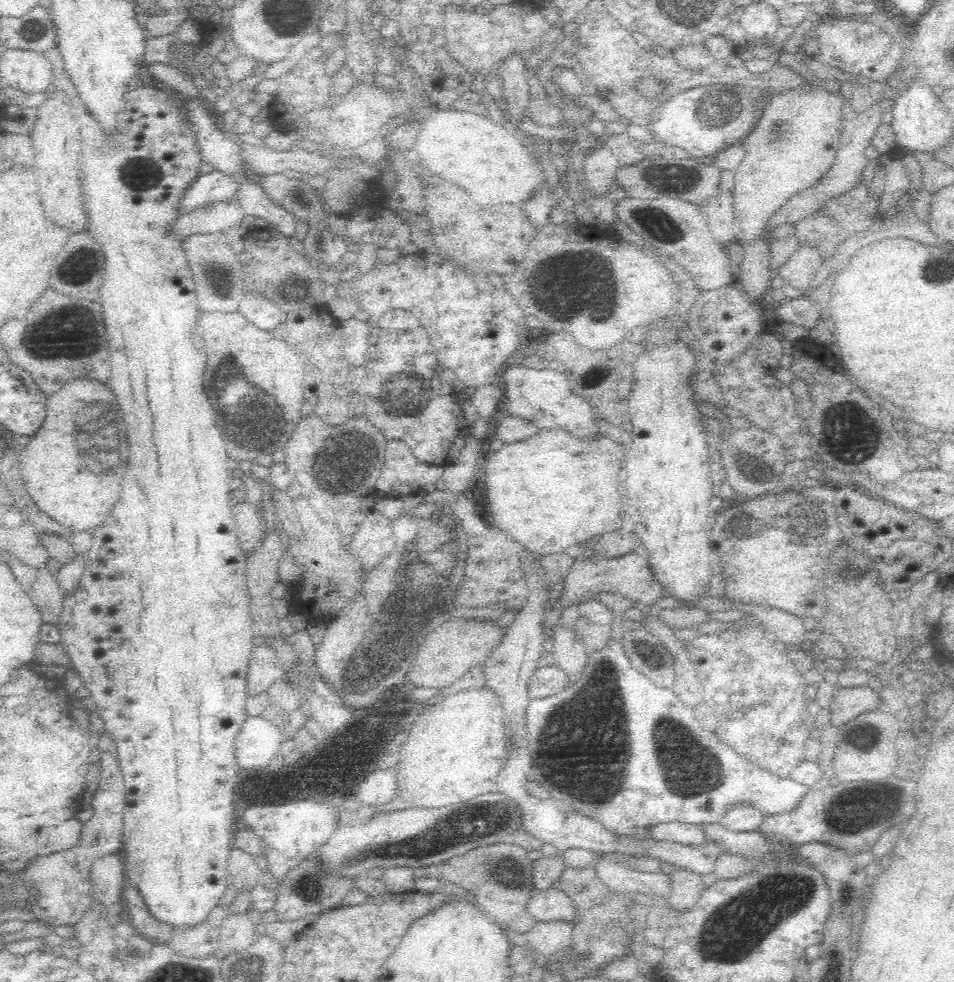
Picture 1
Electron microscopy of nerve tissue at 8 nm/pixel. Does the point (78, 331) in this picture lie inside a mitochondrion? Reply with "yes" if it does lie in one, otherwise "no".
yes

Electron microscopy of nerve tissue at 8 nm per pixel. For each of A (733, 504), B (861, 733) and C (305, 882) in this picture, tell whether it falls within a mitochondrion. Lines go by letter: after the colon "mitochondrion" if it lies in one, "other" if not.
A: other
B: mitochondrion
C: mitochondrion

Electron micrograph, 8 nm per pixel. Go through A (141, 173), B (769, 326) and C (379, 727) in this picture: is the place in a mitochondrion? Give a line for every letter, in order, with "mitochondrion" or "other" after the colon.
A: mitochondrion
B: other
C: mitochondrion

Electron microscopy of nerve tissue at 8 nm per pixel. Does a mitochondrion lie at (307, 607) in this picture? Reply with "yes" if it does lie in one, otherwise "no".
no

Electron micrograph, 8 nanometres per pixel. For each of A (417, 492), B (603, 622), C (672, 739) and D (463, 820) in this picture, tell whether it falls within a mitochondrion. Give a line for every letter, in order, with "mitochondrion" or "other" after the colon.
A: other
B: other
C: mitochondrion
D: mitochondrion

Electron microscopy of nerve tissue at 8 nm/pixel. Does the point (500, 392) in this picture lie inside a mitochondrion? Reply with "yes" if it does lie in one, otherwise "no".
no

